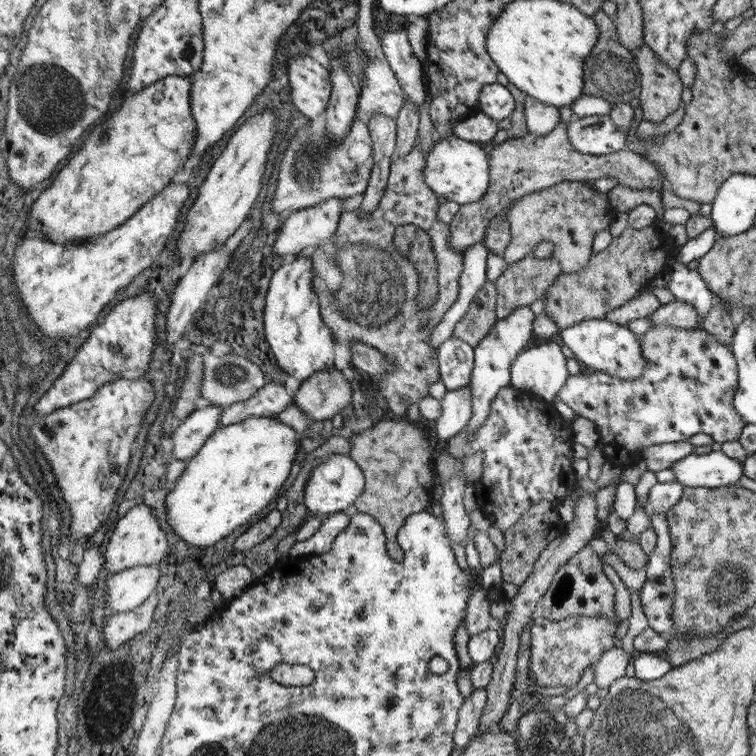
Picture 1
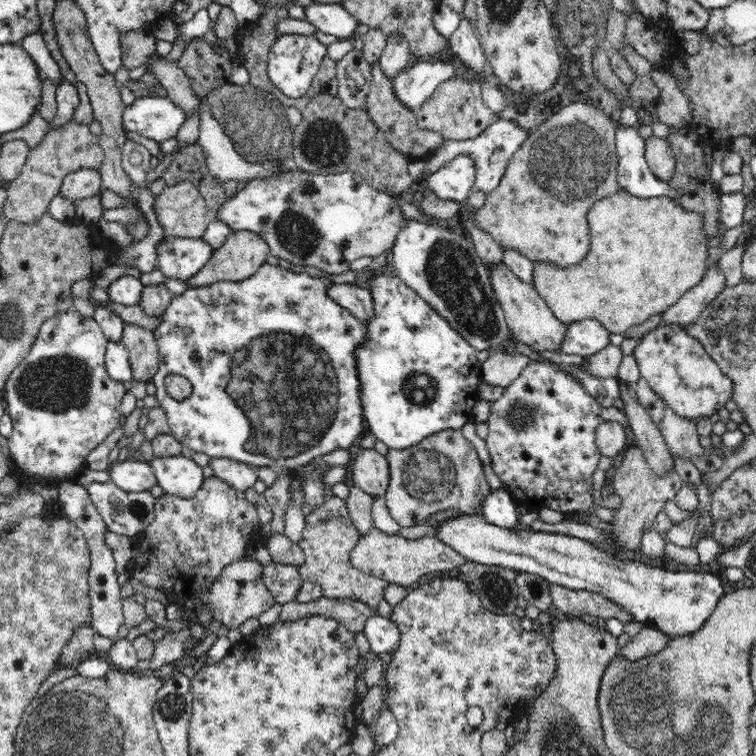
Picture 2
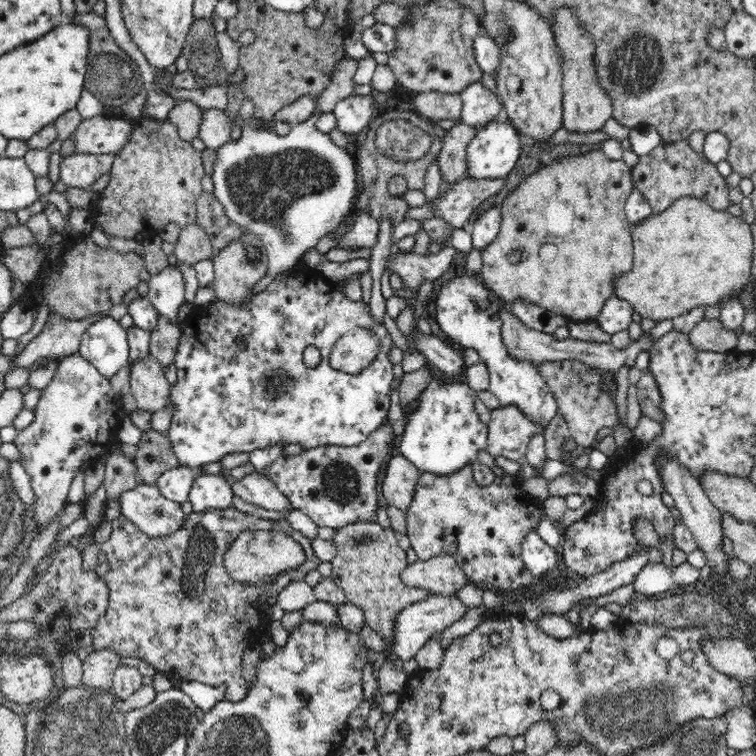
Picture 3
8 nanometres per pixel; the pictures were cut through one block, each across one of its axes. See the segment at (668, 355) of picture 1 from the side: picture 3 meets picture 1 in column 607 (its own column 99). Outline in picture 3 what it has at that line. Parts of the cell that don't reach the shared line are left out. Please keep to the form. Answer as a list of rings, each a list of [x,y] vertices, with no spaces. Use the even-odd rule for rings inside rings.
[[[80,352],[56,358],[56,362],[58,366],[52,382],[40,392],[32,424],[18,432],[14,438],[14,446],[20,454],[18,470],[28,478],[28,486],[34,490],[34,516],[30,516],[34,522],[34,540],[38,540],[38,536],[50,528],[50,522],[68,506],[70,484],[78,478],[78,474],[94,468],[96,464],[104,464],[106,458],[120,446],[122,400],[116,396],[112,384],[98,372],[92,362],[84,360]]]

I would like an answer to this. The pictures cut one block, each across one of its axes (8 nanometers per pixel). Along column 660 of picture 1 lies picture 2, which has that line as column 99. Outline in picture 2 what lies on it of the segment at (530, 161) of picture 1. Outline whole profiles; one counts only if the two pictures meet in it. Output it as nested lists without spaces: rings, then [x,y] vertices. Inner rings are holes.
[[[82,168],[64,178],[60,196],[70,202],[80,202],[98,196],[102,190],[102,174],[96,168]]]

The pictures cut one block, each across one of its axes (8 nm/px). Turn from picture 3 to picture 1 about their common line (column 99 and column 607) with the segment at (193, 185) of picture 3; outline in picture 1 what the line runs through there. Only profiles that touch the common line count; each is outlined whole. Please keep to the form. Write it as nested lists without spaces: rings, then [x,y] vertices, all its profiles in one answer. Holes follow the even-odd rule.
[[[561,182],[547,190],[535,192],[533,196],[523,196],[511,204],[505,212],[509,220],[511,242],[503,252],[507,266],[529,256],[537,244],[551,242],[555,246],[553,258],[561,266],[561,274],[573,274],[585,270],[593,252],[591,240],[593,234],[605,230],[611,222],[611,210],[607,210],[607,194],[593,190],[591,182]]]

